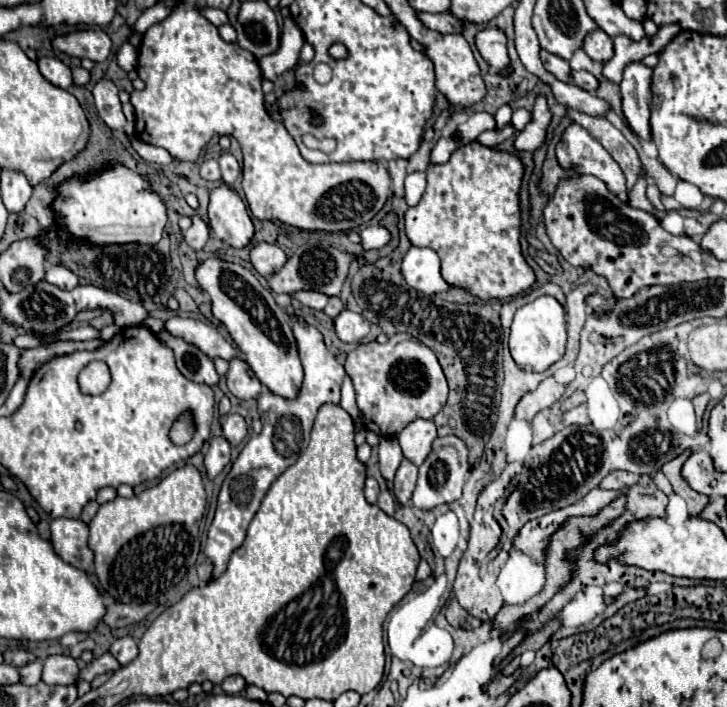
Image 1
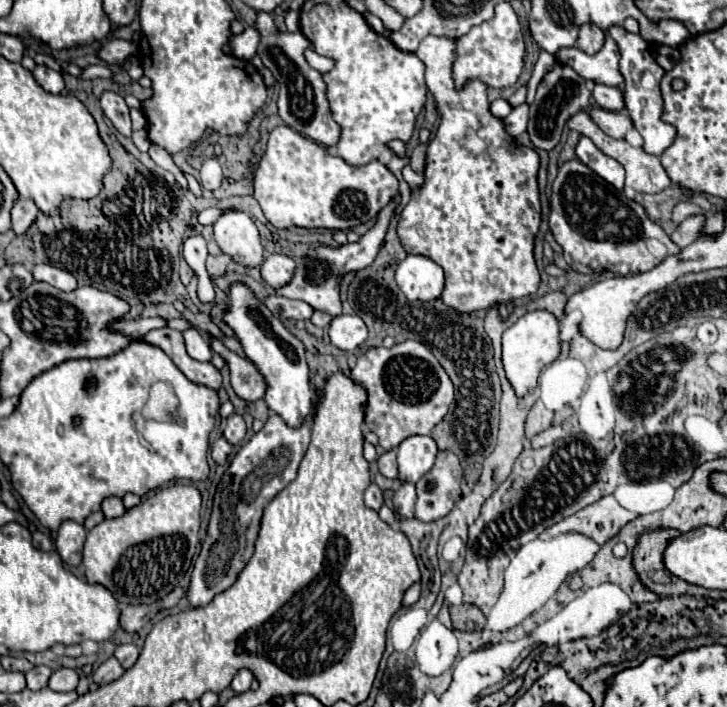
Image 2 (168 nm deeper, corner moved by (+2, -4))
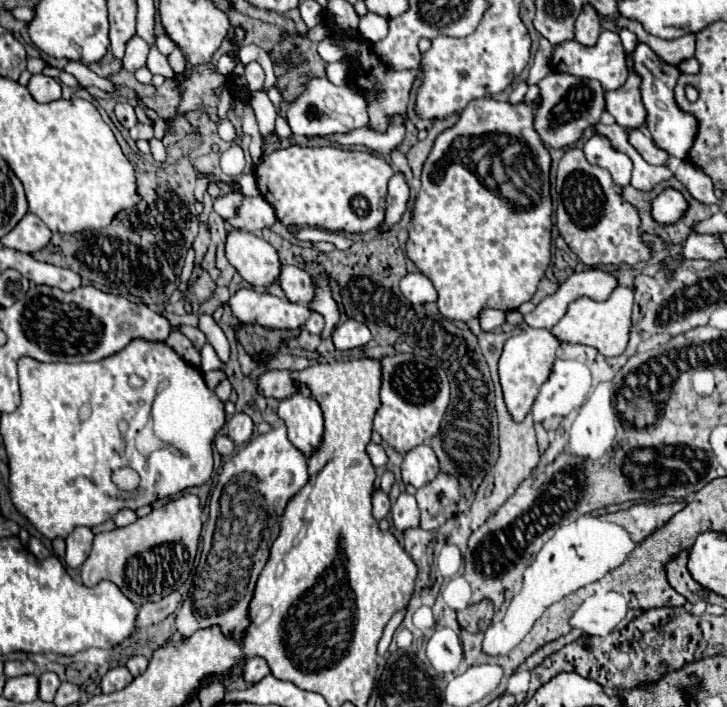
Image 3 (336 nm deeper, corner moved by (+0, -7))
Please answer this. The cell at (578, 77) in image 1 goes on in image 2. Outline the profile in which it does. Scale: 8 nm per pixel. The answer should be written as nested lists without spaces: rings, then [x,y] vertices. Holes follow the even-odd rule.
[[[594,84],[592,98],[594,98],[594,102],[598,106],[602,106],[606,110],[622,110],[624,108],[624,98],[622,98],[622,90],[620,88]]]

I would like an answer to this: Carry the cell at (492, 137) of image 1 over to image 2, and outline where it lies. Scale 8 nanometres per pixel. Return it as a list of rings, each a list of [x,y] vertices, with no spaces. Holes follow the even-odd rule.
[[[522,104],[518,108],[514,108],[506,118],[504,118],[504,130],[516,138],[522,132],[526,132],[526,124],[528,124],[528,104]]]

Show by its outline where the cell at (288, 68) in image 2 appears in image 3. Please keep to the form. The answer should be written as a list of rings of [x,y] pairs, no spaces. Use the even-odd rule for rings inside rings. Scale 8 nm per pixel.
[[[308,79],[306,89],[288,109],[288,125],[294,135],[348,133],[368,125],[368,103],[364,101],[364,93],[360,93],[352,83],[336,87],[328,79]]]

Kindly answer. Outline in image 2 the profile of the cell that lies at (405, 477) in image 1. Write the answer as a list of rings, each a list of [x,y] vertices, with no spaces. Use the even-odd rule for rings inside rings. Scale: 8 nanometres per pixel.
[[[402,482],[402,486],[394,492],[394,508],[398,516],[412,518],[414,516],[414,504],[416,504],[416,486],[412,482]]]

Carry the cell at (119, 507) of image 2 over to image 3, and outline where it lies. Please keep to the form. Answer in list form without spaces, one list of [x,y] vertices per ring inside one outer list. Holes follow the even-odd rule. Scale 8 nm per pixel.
[[[122,509],[122,511],[116,513],[114,523],[116,523],[116,527],[126,527],[126,525],[134,523],[136,519],[138,519],[138,515],[136,515],[132,509]]]

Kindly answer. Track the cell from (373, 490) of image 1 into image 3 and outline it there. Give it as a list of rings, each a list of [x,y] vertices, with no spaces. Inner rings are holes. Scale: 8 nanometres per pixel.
[[[378,489],[374,495],[372,495],[372,515],[374,515],[374,519],[384,519],[386,515],[390,513],[390,501],[388,501],[388,495],[382,491],[382,489]]]

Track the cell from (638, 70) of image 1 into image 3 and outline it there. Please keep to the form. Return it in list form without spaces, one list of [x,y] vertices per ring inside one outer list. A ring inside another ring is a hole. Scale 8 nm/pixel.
[[[638,43],[636,51],[634,51],[634,71],[642,77],[642,101],[648,111],[646,127],[650,129],[654,143],[660,149],[668,151],[672,157],[678,157],[684,161],[696,139],[698,121],[696,121],[696,117],[692,117],[692,113],[684,113],[676,105],[674,87],[676,87],[680,71],[676,67],[660,61],[660,57],[656,57],[656,53],[652,53],[652,49],[648,49],[648,45],[644,45],[644,43]]]

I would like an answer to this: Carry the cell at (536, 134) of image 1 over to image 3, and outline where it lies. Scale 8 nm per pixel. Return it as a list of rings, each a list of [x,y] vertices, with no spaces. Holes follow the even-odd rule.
[[[552,71],[538,85],[542,103],[536,111],[534,127],[548,147],[570,147],[588,127],[600,123],[600,115],[604,111],[604,89],[598,81]]]

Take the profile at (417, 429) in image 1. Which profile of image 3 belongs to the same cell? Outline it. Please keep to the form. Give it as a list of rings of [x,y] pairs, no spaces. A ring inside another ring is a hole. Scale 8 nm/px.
[[[418,445],[404,455],[402,463],[402,481],[414,485],[416,489],[432,481],[440,473],[438,459],[430,445]]]

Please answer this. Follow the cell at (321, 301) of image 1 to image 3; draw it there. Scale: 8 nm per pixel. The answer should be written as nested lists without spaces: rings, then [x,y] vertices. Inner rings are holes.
[[[254,289],[236,291],[228,303],[240,323],[254,323],[266,329],[298,329],[310,317],[306,305],[290,303],[270,293],[256,293]]]

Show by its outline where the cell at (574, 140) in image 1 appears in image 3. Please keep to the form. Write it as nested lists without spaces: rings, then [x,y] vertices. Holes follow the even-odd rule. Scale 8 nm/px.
[[[598,133],[592,135],[584,145],[584,155],[588,163],[608,169],[616,185],[624,187],[630,183],[630,173],[632,173],[630,157],[612,149],[612,143],[604,135],[598,135]]]

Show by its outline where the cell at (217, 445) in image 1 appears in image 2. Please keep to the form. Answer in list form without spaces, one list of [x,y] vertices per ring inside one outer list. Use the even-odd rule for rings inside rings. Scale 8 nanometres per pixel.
[[[218,438],[212,444],[212,450],[210,450],[210,454],[212,454],[212,458],[214,458],[216,464],[224,464],[228,460],[230,452],[232,452],[232,444],[228,444],[224,438]]]

